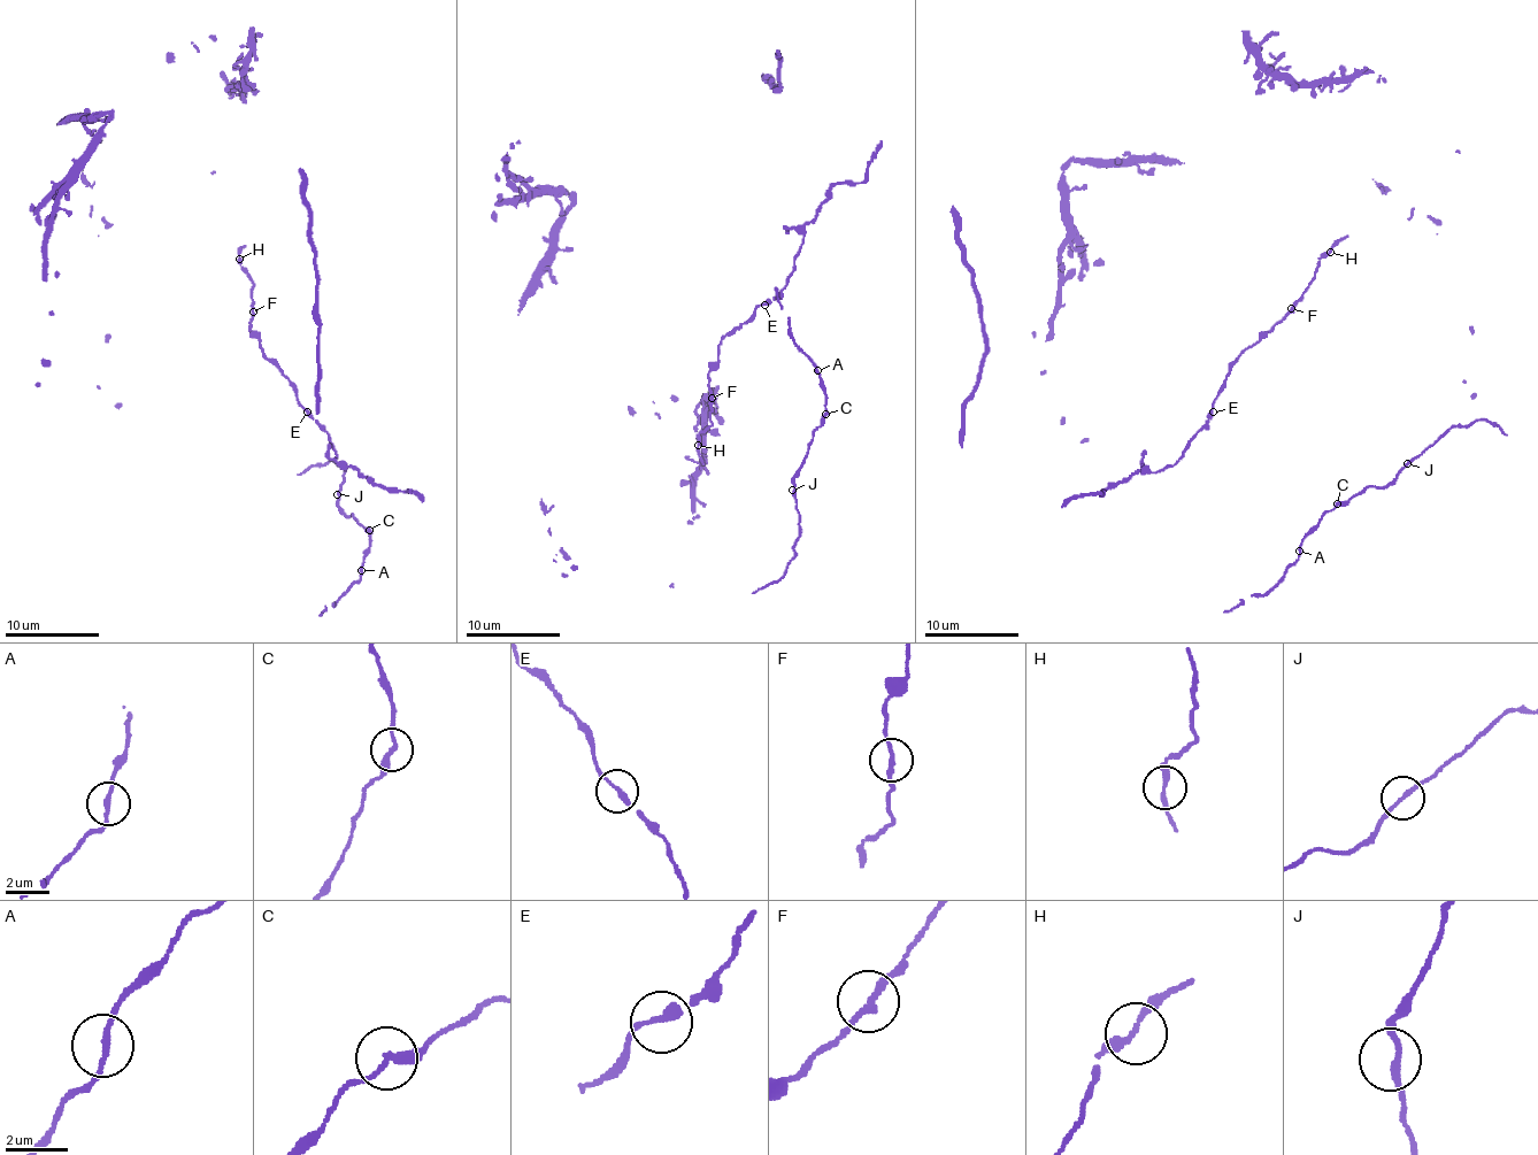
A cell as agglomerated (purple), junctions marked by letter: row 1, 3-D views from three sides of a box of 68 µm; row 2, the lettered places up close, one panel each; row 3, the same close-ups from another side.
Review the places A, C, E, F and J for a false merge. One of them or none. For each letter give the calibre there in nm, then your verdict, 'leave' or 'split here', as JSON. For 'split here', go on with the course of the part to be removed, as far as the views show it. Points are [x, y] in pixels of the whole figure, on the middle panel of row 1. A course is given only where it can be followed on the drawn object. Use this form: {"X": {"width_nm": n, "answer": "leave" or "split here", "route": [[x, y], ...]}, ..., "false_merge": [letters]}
{"A": {"width_nm": 180, "answer": "leave"}, "C": {"width_nm": 240, "answer": "leave"}, "E": {"width_nm": 220, "answer": "leave"}, "F": {"width_nm": 200, "answer": "leave"}, "J": {"width_nm": 180, "answer": "leave"}, "false_merge": []}

